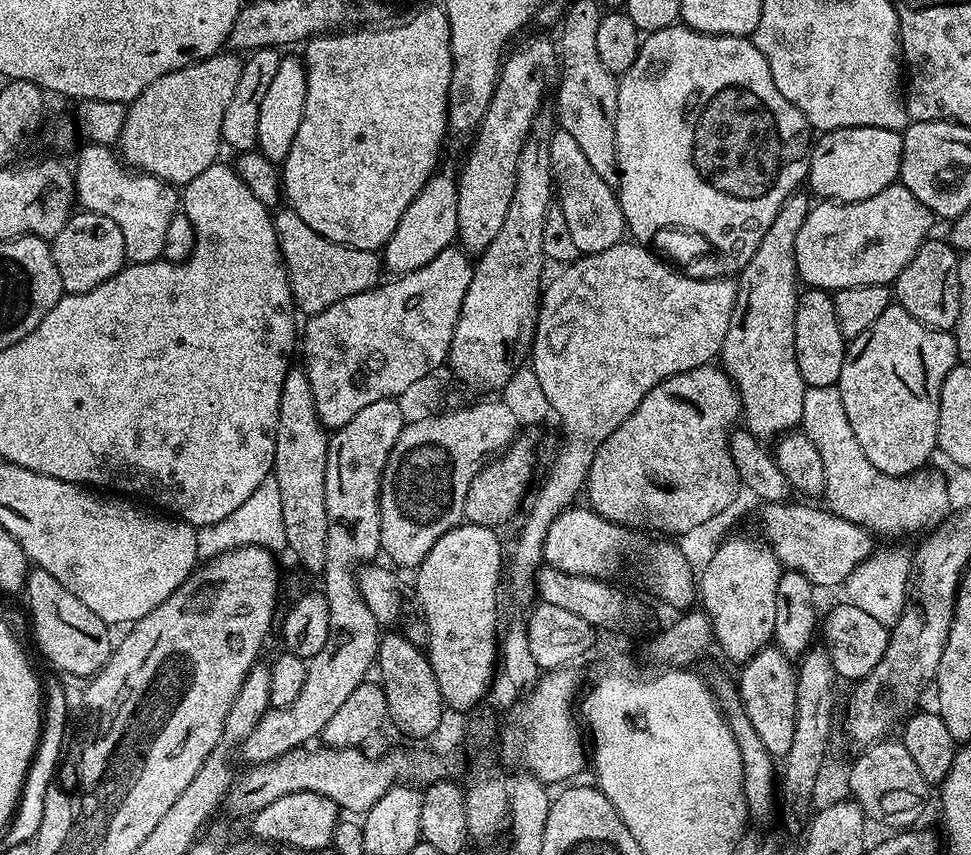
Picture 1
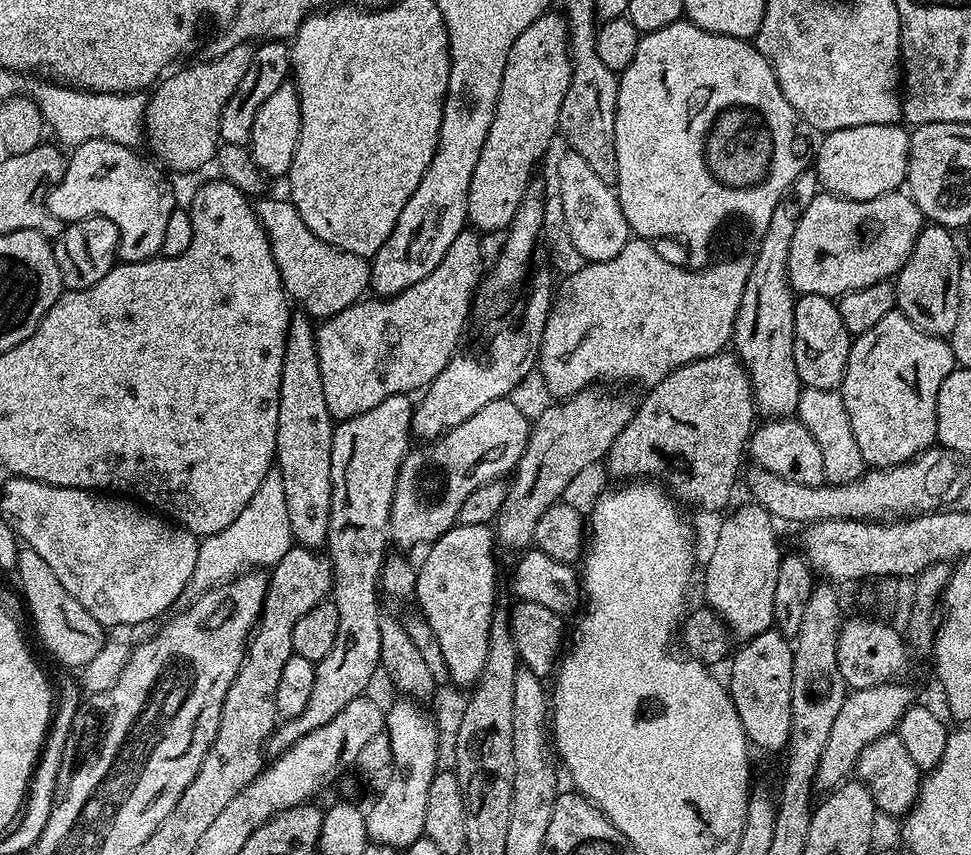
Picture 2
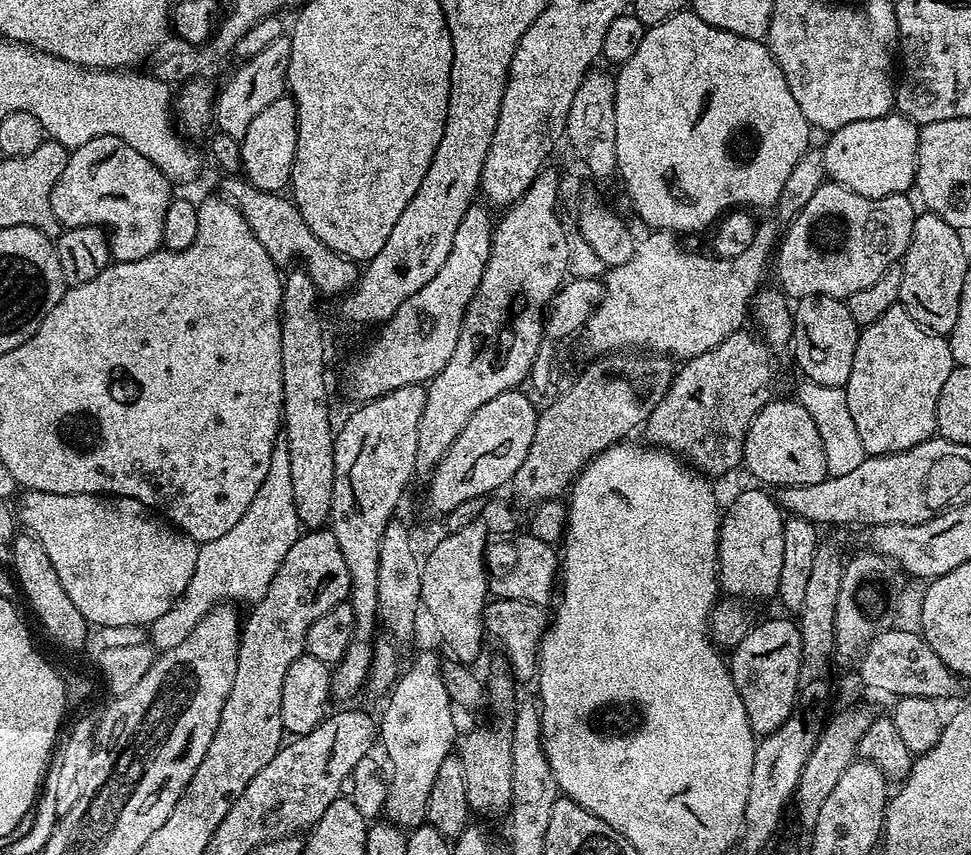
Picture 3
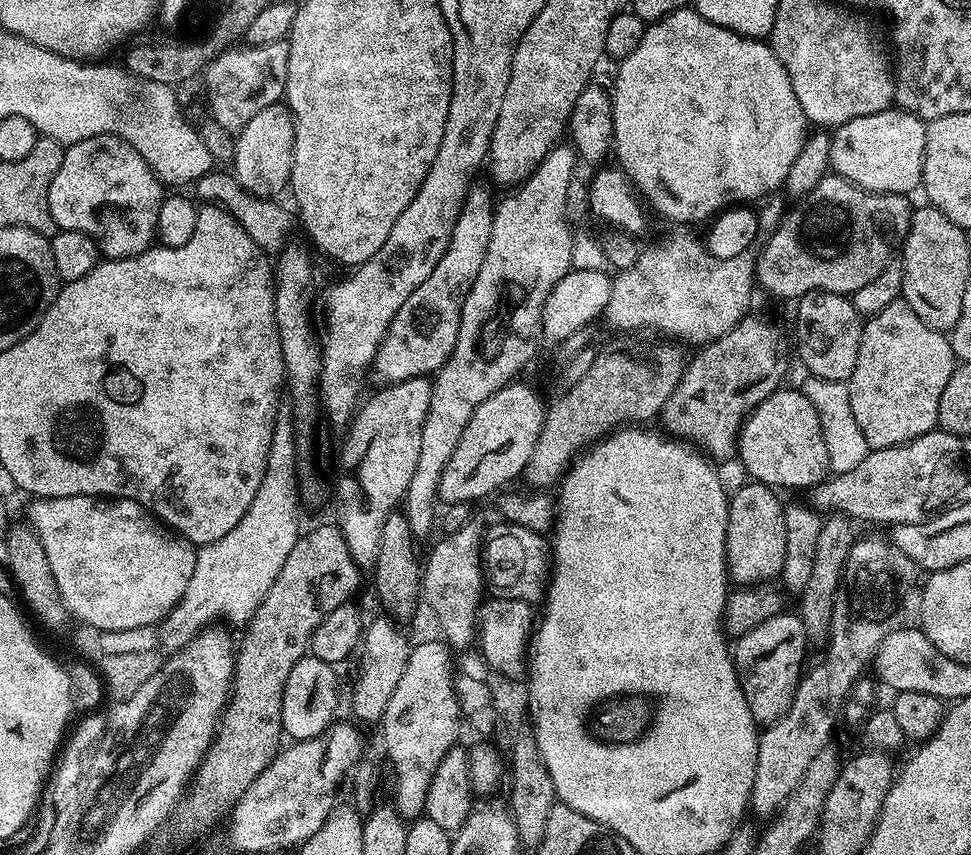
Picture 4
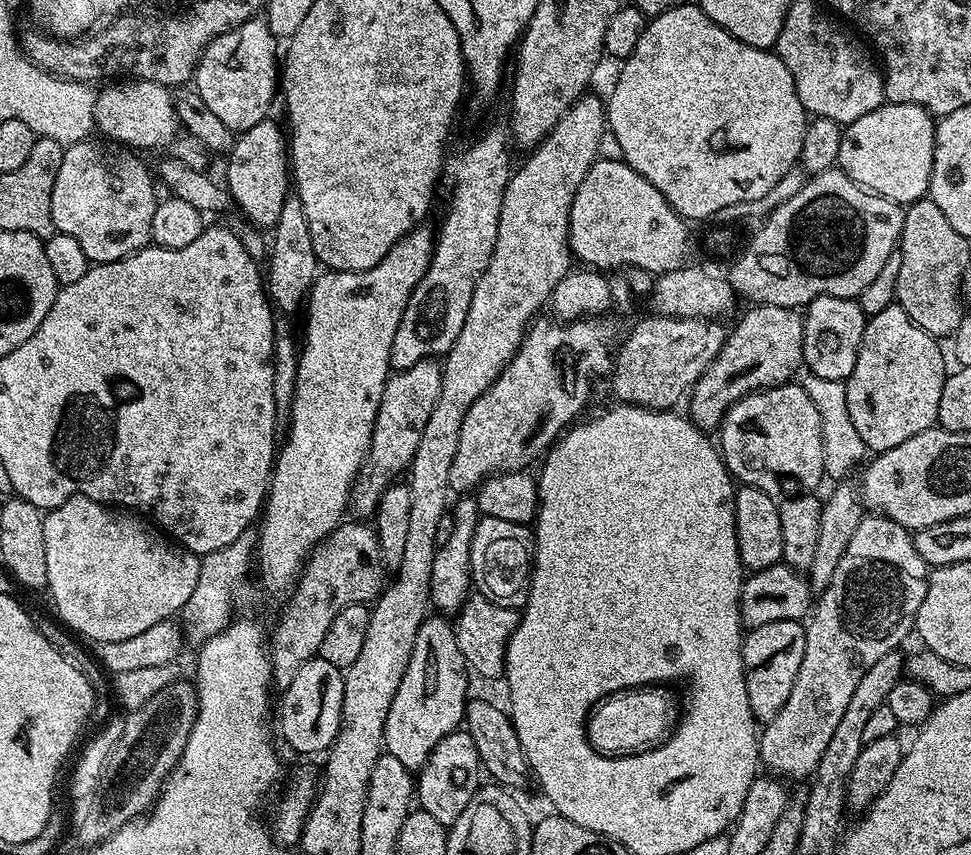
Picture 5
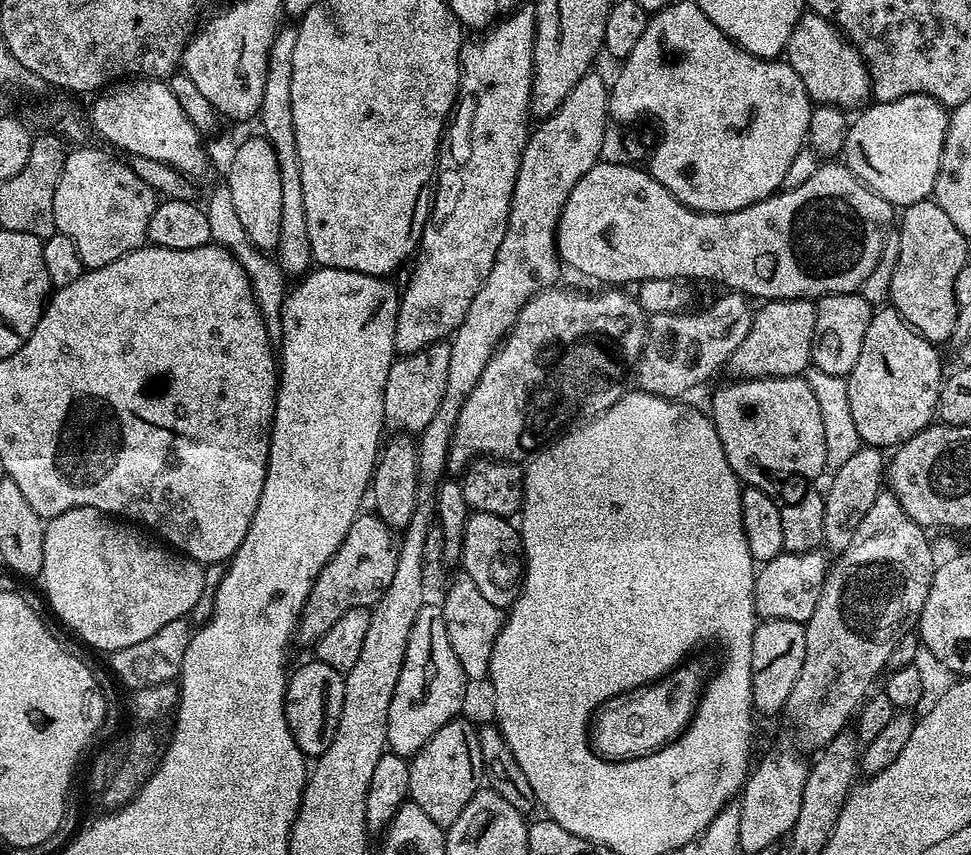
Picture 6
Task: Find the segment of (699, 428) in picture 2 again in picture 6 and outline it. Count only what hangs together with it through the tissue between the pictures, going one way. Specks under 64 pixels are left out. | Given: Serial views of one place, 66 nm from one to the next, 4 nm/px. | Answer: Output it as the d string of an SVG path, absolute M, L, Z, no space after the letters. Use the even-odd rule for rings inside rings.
M770 300L755 309L750 334L729 358L726 368L741 380L762 376L798 376L807 373L812 363L816 306L811 300Z

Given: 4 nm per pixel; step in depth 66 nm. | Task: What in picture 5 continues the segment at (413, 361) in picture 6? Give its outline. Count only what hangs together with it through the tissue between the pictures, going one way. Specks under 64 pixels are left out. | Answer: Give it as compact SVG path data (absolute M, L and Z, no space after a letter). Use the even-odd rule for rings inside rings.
M435 359L423 360L409 368L399 369L384 383L368 455L364 457L360 473L352 481L350 508L360 515L357 517L371 517L384 491L399 477L396 475L407 473L411 468L422 430L426 430L426 421L430 419L430 410L434 410L434 402L438 402L438 394L442 394L440 369L441 365Z

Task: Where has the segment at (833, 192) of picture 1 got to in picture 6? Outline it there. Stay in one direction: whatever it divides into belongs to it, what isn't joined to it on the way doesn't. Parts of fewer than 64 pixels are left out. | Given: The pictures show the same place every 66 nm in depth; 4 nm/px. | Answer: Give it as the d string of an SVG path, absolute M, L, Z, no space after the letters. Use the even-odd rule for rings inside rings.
M910 94L894 102L876 102L871 106L865 107L865 112L849 123L843 163L867 188L901 209L929 199L938 178L949 109L926 94Z

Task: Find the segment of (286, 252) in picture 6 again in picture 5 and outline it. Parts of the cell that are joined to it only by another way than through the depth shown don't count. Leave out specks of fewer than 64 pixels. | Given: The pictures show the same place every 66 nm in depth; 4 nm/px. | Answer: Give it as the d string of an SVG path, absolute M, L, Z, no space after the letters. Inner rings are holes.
M290 194L286 202L282 202L282 214L278 214L278 222L271 229L270 247L266 252L266 291L273 305L279 311L280 308L284 312L296 312L299 308L301 311L321 268L320 259L314 254L314 242L306 226L302 202L299 196Z

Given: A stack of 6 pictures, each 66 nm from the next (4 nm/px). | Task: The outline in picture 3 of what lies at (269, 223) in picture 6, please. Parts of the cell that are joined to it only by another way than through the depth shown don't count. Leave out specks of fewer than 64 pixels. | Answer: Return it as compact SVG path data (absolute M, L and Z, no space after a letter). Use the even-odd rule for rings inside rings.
M291 95L279 96L254 122L250 122L250 130L239 137L240 166L243 179L255 186L259 192L283 193L292 183L292 171L296 161L298 146L298 126L296 125L296 102Z

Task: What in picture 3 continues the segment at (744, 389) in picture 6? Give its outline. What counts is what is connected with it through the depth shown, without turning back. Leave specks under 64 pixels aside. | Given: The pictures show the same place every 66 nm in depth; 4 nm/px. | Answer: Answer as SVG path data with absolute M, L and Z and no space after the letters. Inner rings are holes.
M773 398L750 422L744 439L743 467L756 476L772 476L773 485L813 484L829 477L826 466L826 450L822 450L822 438L814 418L795 398Z

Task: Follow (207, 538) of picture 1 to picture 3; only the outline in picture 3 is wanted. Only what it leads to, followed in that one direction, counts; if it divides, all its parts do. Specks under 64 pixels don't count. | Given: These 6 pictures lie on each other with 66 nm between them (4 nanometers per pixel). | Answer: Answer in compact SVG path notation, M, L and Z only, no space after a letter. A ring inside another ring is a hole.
M280 438L277 439L274 450L270 454L270 470L266 470L266 478L262 478L262 486L258 486L258 494L254 494L254 502L246 506L246 514L242 514L242 518L238 518L237 524L230 530L226 530L222 538L205 540L200 544L198 562L194 562L194 575L190 577L186 590L172 603L170 610L166 610L166 614L162 614L162 618L155 620L147 629L147 639L157 653L178 646L178 642L182 642L186 634L194 630L196 623L211 608L223 605L225 602L236 602L232 600L255 602L264 597L274 574L278 574L278 566L282 566L282 558L286 558L290 546L294 546L296 539L302 535L302 525L294 502L294 486L291 482L290 450L288 443Z

